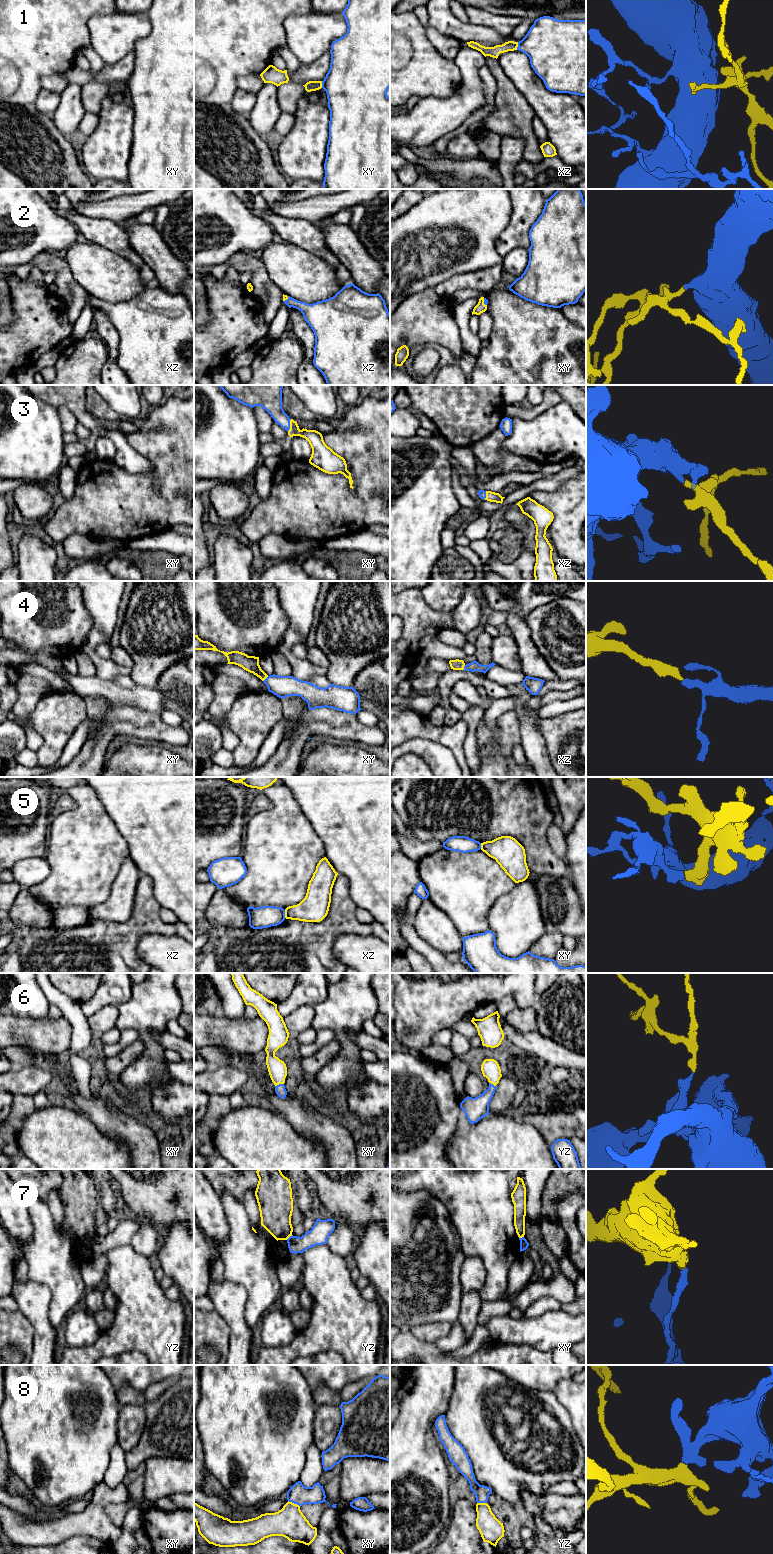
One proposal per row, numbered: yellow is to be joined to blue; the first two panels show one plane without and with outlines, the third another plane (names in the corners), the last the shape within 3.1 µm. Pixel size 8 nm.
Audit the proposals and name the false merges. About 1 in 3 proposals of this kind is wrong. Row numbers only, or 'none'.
5, 7

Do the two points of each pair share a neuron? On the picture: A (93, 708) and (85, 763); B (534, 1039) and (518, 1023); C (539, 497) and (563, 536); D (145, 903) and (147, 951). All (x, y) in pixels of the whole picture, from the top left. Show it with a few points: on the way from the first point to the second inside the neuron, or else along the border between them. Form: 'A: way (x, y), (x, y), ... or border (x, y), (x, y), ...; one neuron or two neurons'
A: border (103, 719), (100, 729), (87, 740); two neurons
B: border (505, 1022), (520, 1032), (536, 1031); two neurons
C: way (550, 503), (563, 516), (563, 525); one neuron
D: border (170, 934), (143, 934), (138, 941), (137, 955); two neurons

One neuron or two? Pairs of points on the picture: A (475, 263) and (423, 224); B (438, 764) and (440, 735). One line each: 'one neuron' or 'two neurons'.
A: one neuron
B: two neurons

